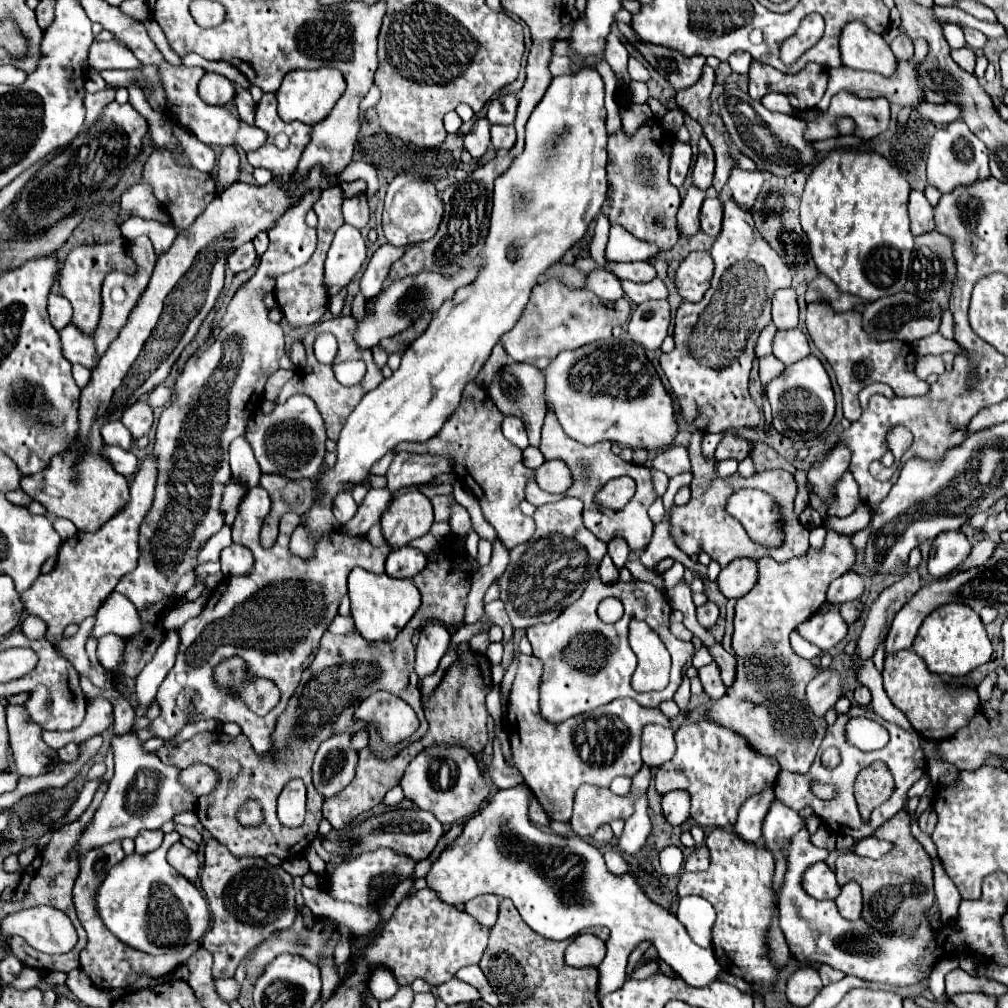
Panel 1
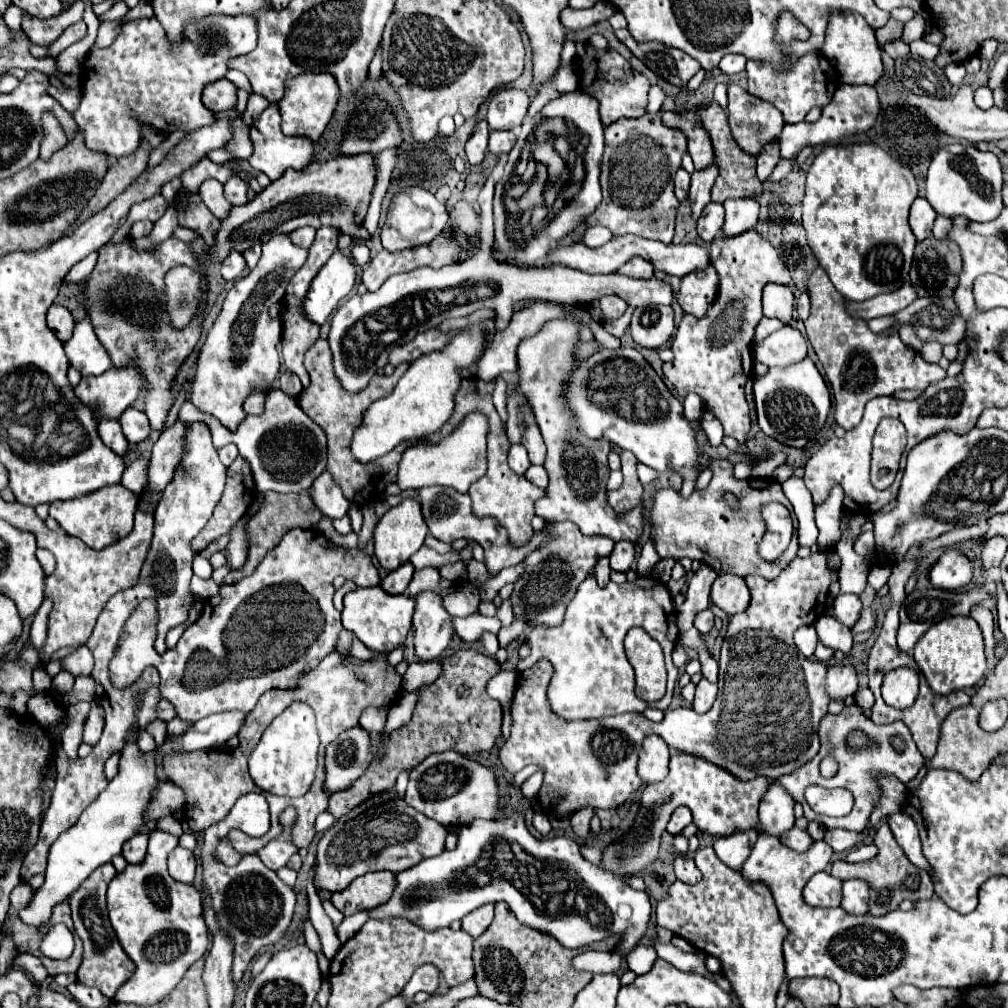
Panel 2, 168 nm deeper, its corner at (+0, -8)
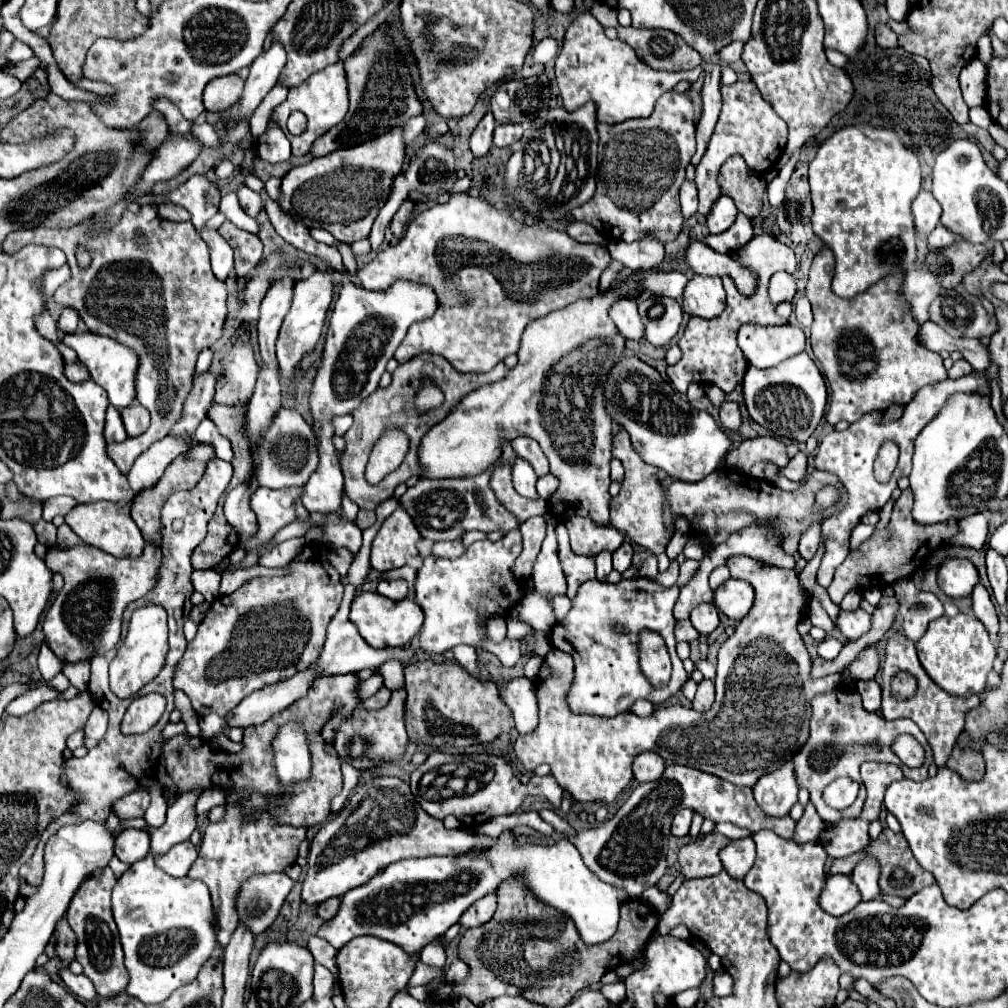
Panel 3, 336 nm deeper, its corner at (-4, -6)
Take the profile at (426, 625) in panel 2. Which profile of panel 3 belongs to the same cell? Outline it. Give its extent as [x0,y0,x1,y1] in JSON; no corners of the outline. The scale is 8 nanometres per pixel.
[415,528,523,666]

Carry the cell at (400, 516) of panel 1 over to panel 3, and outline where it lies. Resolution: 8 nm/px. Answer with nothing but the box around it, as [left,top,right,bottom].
[371,508,421,572]

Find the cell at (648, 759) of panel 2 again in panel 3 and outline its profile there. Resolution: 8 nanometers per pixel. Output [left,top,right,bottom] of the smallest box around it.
[633,752,665,782]

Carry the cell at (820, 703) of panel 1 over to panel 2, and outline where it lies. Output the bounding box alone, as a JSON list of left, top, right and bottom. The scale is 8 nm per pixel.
[825,664,857,700]

